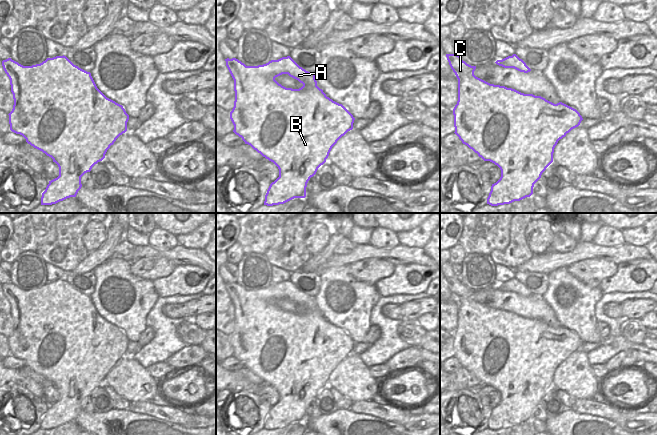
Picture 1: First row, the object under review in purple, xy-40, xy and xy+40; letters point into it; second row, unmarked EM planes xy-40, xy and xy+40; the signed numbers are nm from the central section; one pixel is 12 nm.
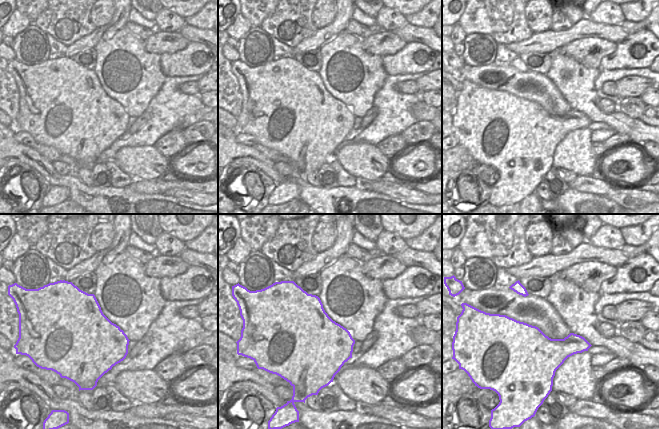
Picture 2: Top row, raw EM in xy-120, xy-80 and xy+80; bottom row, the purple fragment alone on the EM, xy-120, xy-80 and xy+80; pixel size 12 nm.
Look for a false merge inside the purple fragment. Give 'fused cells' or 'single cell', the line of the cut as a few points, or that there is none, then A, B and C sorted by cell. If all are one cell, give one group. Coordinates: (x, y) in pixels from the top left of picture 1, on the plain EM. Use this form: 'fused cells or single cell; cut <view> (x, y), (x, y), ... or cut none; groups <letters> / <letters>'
single cell; cut none; groups A B C

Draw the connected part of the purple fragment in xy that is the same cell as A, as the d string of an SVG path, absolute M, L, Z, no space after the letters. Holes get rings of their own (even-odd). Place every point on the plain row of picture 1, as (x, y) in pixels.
M290 280L271 284L258 290L246 290L236 282L227 282L225 285L234 304L235 325L230 336L230 343L234 349L233 356L241 361L245 368L250 369L279 393L279 401L270 408L265 419L264 429L279 429L294 422L305 422L308 405L326 386L337 365L353 353L355 342L342 328L326 320L323 314L317 310L314 297L300 291ZM282 298L288 298L303 310L299 313L282 310L275 304Z

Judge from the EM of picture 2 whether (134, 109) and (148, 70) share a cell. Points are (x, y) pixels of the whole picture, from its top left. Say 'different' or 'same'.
same

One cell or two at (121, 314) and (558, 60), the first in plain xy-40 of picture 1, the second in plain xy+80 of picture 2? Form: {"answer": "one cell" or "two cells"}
{"answer": "one cell"}

